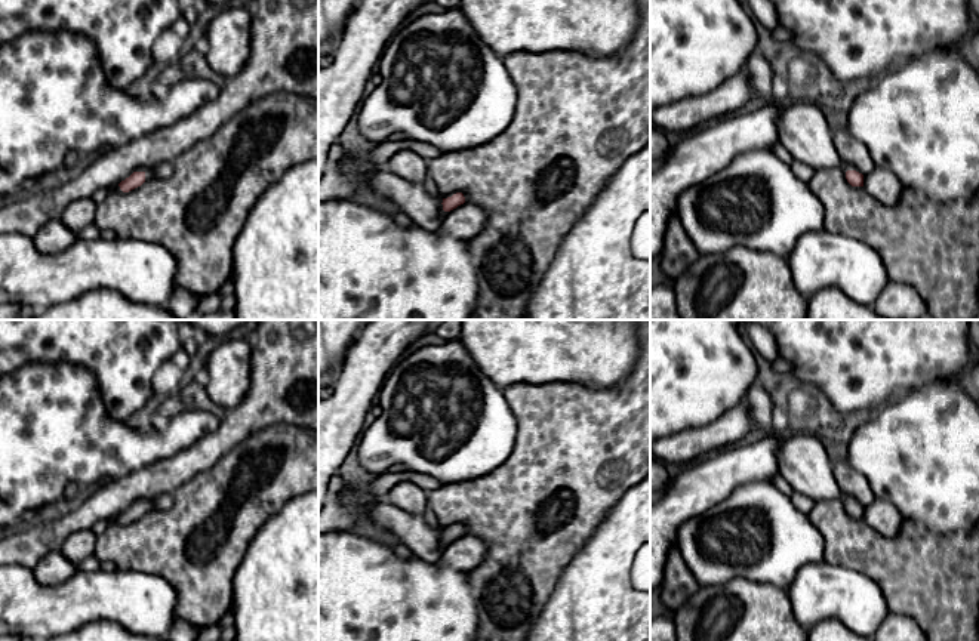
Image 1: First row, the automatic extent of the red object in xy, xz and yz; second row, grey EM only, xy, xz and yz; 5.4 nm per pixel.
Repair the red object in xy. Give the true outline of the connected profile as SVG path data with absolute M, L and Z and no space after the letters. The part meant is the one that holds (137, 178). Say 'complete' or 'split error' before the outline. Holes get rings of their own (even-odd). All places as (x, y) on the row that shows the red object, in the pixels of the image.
split error | M154 167L147 169L145 172L133 172L129 178L118 184L123 192L129 192L141 187L145 181L153 179Z

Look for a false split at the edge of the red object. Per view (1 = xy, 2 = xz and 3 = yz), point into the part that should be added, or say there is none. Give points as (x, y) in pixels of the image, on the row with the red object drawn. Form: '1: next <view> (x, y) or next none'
1: next xy (148, 173)
2: next none
3: next none

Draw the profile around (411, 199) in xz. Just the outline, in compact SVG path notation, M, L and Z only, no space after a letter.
M384 167L366 173L367 191L391 200L397 212L404 213L425 231L438 231L444 221L443 197L432 197L424 185L413 184L390 173Z

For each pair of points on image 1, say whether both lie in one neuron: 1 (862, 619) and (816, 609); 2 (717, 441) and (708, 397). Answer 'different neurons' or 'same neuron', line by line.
1: same neuron
2: different neurons

